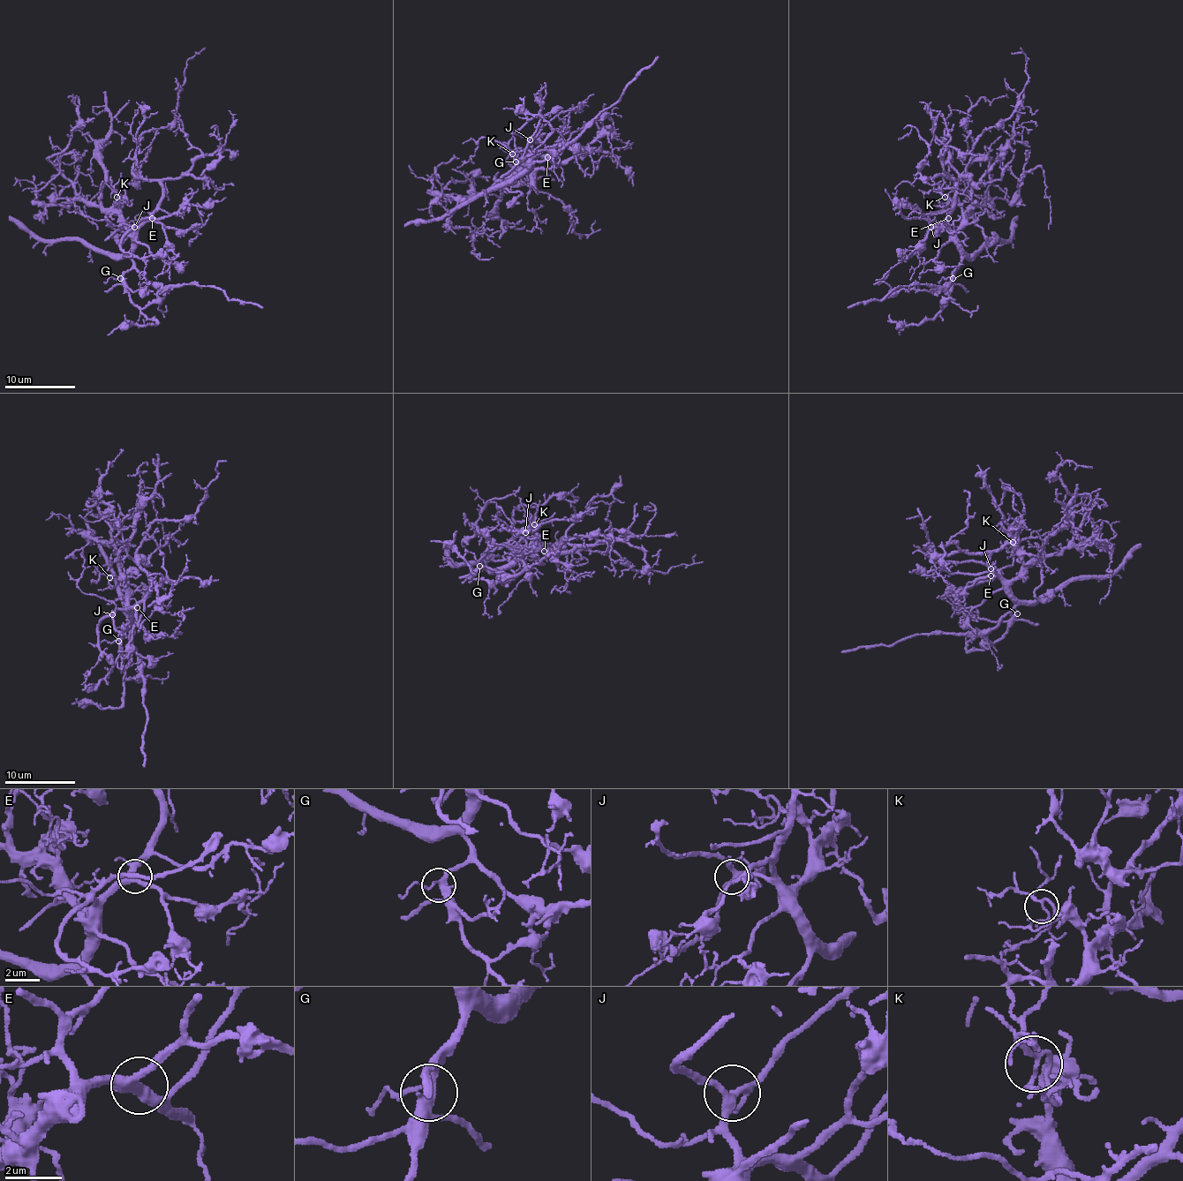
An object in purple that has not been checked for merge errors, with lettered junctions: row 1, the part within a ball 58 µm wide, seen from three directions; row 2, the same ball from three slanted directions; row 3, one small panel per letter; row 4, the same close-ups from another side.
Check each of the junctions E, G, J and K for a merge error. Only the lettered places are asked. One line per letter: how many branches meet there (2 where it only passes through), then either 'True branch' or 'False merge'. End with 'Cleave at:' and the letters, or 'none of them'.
E: Branches: 4. True branch
G: Branches: 4. True branch
J: Branches: 4. True branch
K: Branches: 4. True branch
Cleave at: none of them

